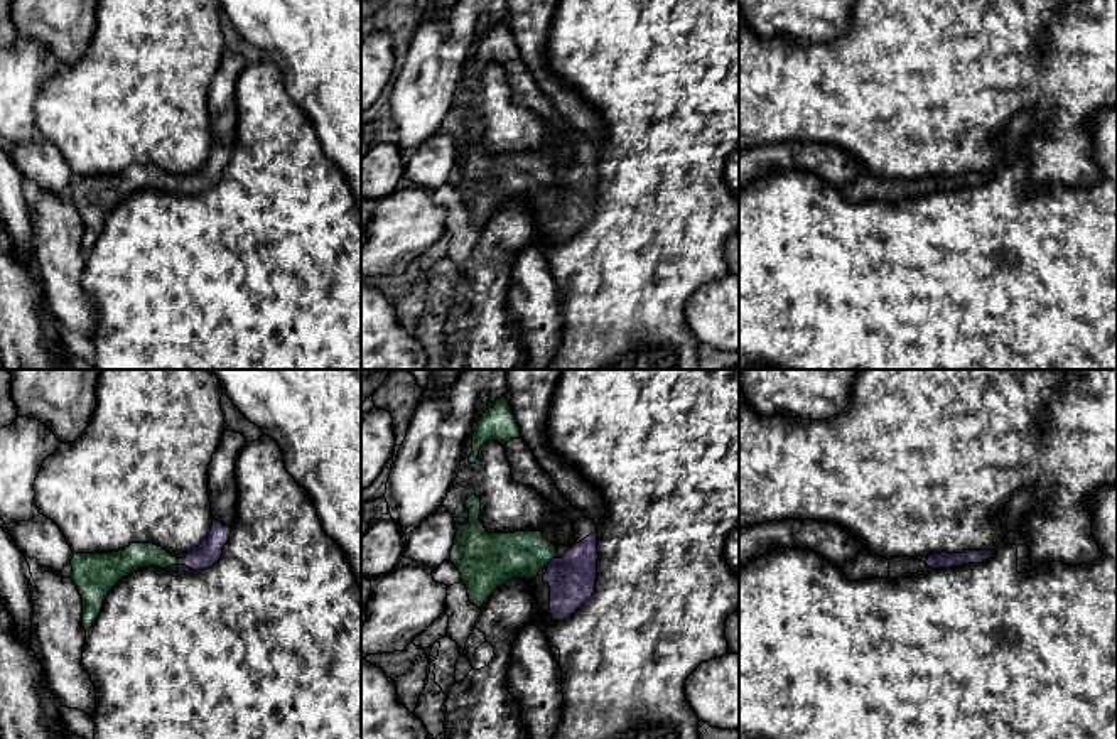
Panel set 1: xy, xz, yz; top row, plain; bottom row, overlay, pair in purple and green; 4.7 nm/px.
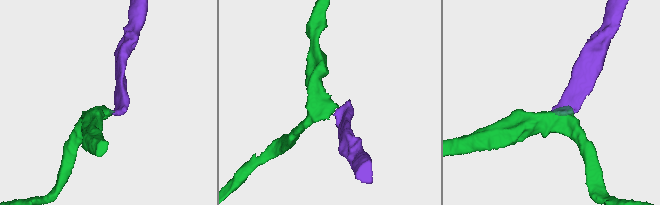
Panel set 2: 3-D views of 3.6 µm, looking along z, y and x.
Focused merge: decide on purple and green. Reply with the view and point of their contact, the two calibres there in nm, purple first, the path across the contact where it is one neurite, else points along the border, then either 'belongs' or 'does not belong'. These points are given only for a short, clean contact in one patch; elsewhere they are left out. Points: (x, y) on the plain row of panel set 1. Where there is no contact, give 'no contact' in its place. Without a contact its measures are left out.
xz (549, 184) | 220/240 nm | across xz (572, 201), (566, 199), (549, 184), (496, 181) | belongs

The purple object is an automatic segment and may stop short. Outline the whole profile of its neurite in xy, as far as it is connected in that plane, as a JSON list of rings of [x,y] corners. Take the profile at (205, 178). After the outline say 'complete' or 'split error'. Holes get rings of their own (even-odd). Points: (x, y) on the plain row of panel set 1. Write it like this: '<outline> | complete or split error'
[[[213,142],[208,160],[184,181],[172,179],[165,170],[154,165],[132,165],[111,175],[74,175],[71,181],[71,201],[83,221],[83,250],[89,253],[101,235],[108,214],[127,197],[143,189],[167,191],[186,187],[192,192],[213,189],[223,177],[231,150]]] | split error

